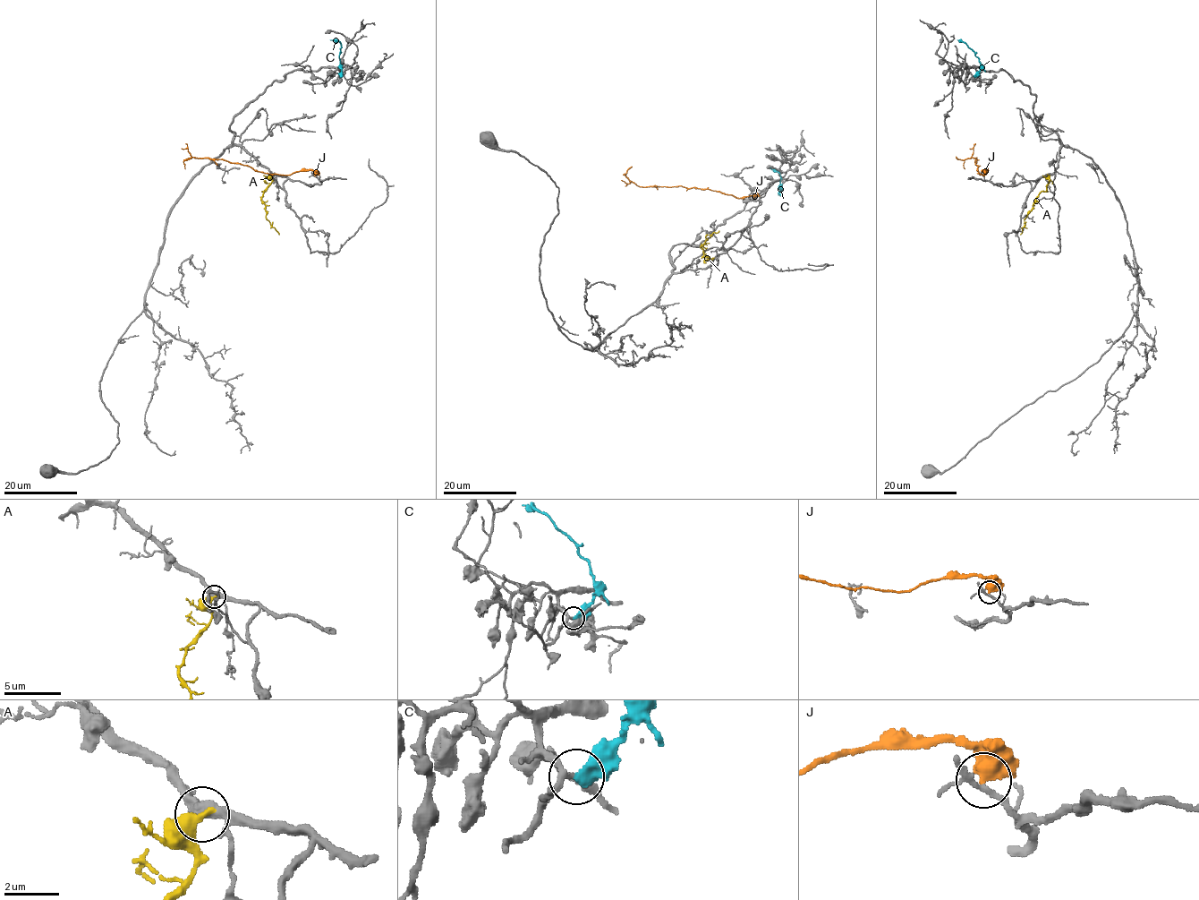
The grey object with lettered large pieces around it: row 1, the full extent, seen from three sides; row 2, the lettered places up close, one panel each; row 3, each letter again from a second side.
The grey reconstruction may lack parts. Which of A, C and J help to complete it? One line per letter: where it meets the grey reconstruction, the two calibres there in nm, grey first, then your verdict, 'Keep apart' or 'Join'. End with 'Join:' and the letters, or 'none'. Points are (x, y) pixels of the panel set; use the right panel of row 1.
A: Touches grey at (1048, 175). Thickness 440 nm (grey) against 460 nm. Keep apart
C: Touches grey at (973, 76). Thickness 180 nm (grey) against 500 nm. Join
J: Touches grey at (984, 175). Thickness 150 nm (grey) against 600 nm. Keep apart
Join: C

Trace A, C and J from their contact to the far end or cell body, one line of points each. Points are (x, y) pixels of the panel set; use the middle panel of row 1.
A: (712, 259), (706, 258), (701, 246), (706, 236), (719, 230)
C: (781, 184), (779, 192), (780, 175), (769, 167)
J: (755, 195), (735, 198), (681, 185), (638, 186), (625, 175), (632, 167)

